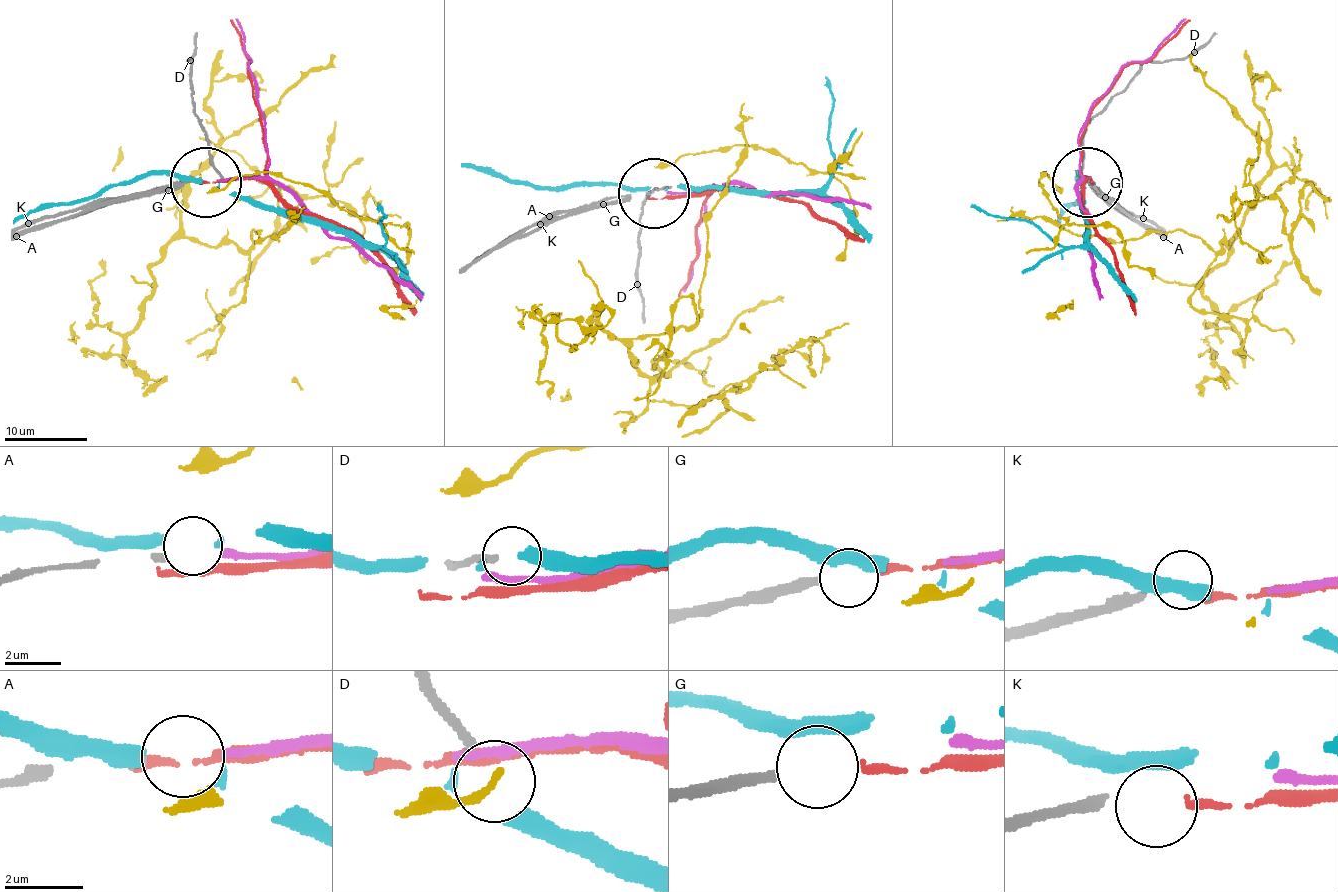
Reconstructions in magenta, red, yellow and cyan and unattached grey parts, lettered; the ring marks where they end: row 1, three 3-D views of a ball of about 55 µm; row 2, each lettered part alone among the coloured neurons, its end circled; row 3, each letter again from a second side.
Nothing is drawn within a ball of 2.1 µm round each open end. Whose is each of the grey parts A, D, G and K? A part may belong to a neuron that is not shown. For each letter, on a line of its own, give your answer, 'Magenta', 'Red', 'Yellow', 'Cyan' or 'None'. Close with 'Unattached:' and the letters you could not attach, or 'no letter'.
A: Magenta
D: Cyan
G: Red
K: None
Unattached: K

